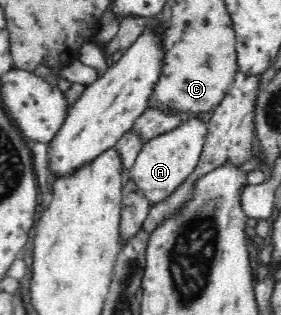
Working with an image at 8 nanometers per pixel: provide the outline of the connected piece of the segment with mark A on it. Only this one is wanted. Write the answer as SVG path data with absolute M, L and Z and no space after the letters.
M199 117L186 118L181 125L144 141L132 167L131 177L152 205L171 195L196 170L204 149L207 127Z

